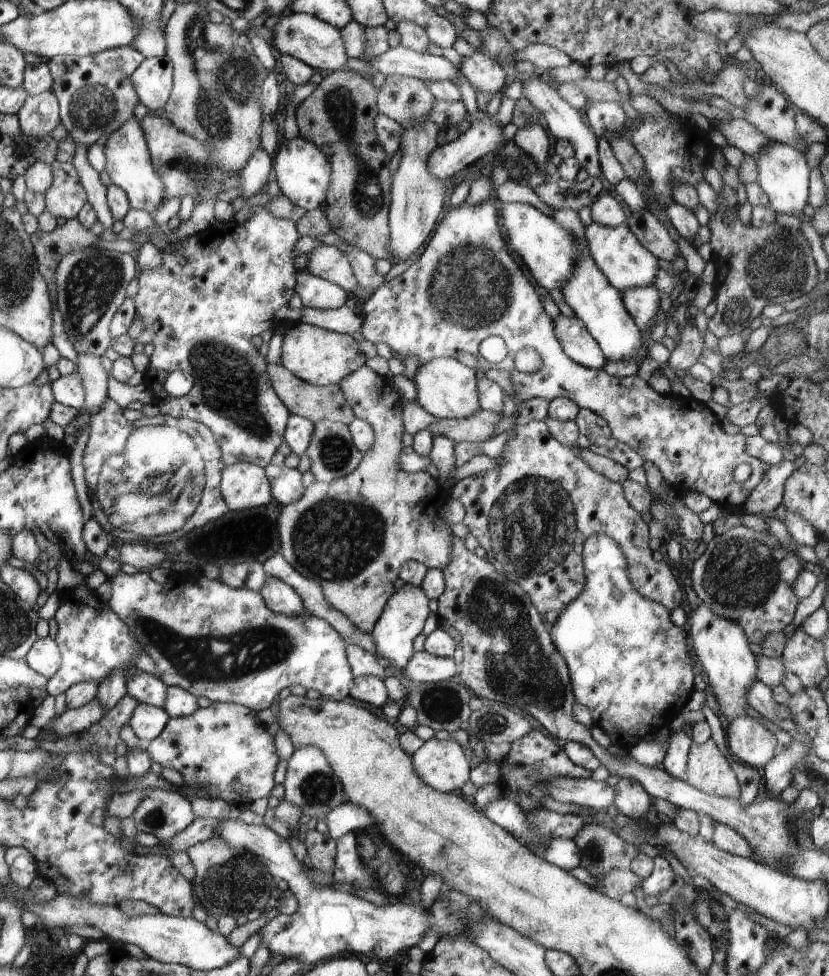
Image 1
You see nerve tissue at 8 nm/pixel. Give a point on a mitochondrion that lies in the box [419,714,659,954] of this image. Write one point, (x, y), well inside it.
(594, 856)

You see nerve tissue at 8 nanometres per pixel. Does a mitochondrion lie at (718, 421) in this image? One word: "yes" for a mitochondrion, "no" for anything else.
no

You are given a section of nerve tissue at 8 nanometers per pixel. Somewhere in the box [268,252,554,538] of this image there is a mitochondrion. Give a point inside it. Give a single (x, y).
(335, 453)

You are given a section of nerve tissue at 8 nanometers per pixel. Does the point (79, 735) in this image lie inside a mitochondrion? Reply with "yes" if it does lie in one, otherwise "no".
no

